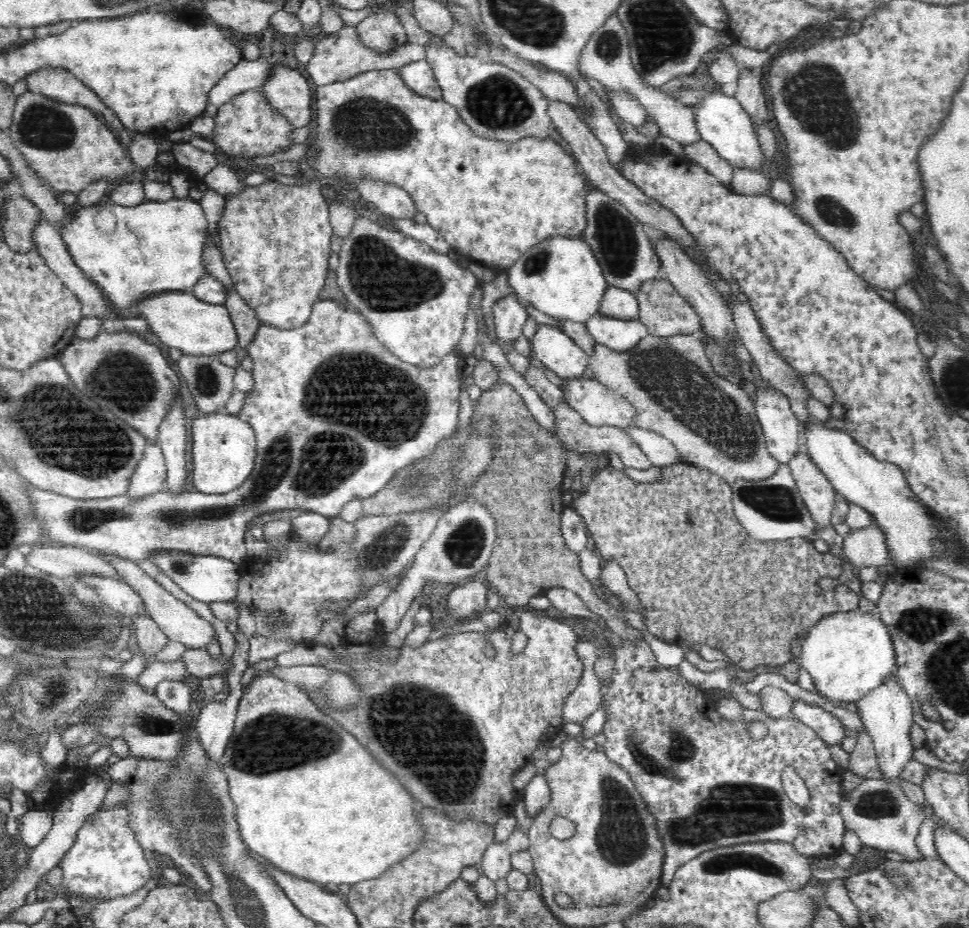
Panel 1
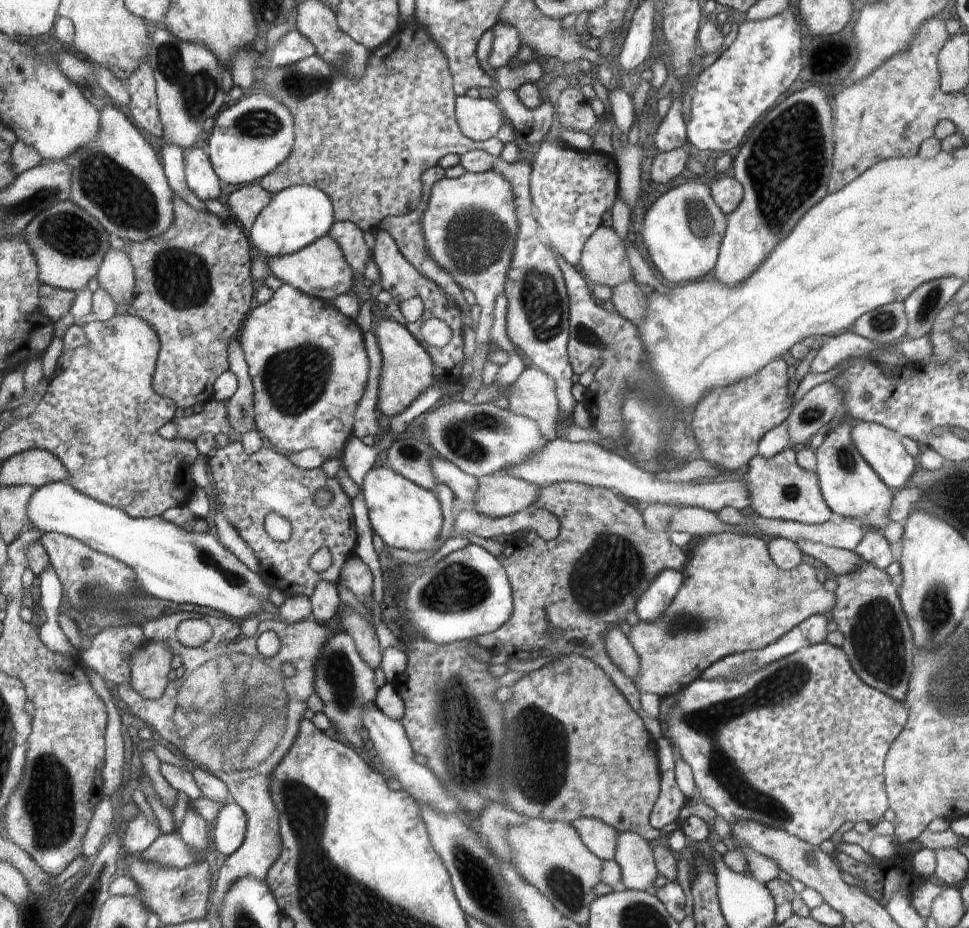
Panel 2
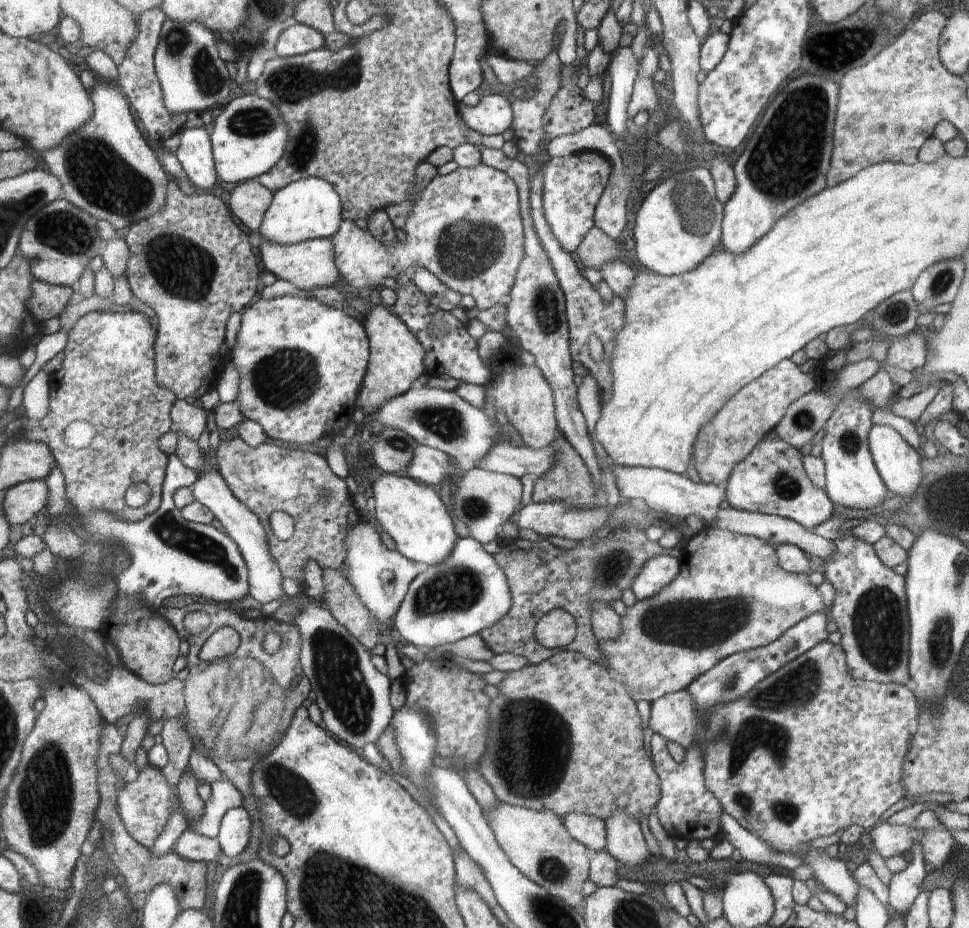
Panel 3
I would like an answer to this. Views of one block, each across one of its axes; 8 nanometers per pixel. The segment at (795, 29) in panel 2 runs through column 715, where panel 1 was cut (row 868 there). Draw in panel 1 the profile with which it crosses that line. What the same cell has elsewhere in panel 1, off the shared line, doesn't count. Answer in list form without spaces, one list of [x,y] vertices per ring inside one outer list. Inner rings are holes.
[[[115,806],[108,811],[89,815],[84,827],[78,828],[76,841],[58,862],[62,868],[61,884],[66,892],[76,896],[86,894],[94,898],[111,899],[128,896],[142,888],[152,877],[152,868],[138,846],[133,832],[127,826],[128,818],[124,807]]]

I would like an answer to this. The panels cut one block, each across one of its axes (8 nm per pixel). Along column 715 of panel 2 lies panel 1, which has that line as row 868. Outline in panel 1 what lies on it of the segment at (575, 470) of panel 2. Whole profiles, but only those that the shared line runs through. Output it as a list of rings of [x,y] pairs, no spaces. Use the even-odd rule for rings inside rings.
[[[516,824],[508,840],[504,840],[500,844],[498,842],[490,844],[478,867],[484,875],[496,882],[512,870],[511,855],[527,850],[530,846],[528,833],[519,830]]]

